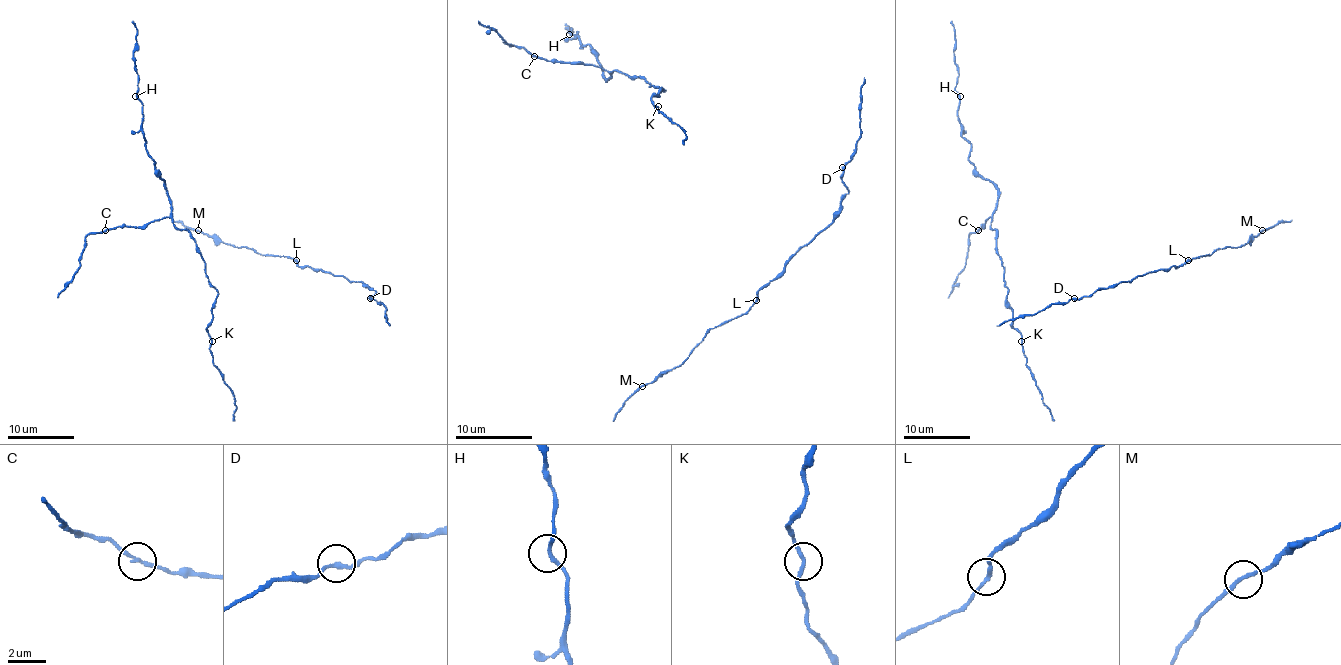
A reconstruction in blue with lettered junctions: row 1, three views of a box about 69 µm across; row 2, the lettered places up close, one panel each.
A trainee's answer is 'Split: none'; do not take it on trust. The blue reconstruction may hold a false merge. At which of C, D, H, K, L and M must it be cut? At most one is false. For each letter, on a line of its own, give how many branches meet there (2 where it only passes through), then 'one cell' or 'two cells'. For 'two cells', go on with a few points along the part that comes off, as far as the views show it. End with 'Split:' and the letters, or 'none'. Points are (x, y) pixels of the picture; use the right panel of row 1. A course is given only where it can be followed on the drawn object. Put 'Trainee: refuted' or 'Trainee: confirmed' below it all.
C: 2 | one cell
D: 2 | one cell
H: 2 | one cell
K: 2 | one cell
L: 2 | one cell
M: 2 | one cell
Split: none
Trainee: confirmed

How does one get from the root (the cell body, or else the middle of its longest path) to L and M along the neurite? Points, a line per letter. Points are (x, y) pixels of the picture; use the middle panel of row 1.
L: (842, 167), (842, 183), (848, 194), (840, 204), (840, 213), (758, 292), (756, 300)
M: (842, 167), (848, 194), (840, 213), (758, 292), (744, 313), (713, 327), (679, 365), (642, 386)

